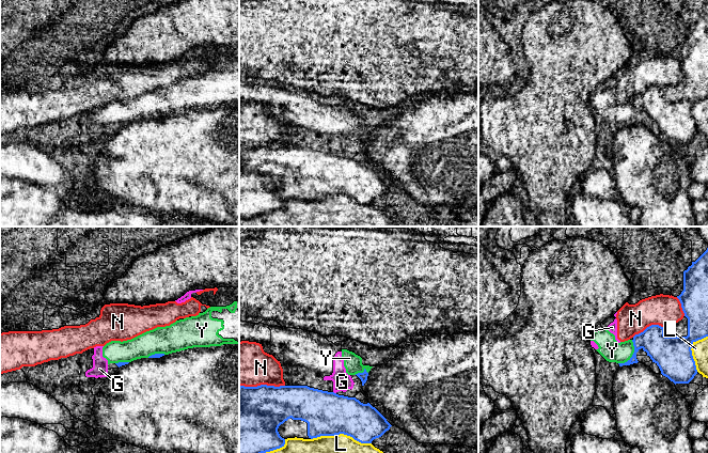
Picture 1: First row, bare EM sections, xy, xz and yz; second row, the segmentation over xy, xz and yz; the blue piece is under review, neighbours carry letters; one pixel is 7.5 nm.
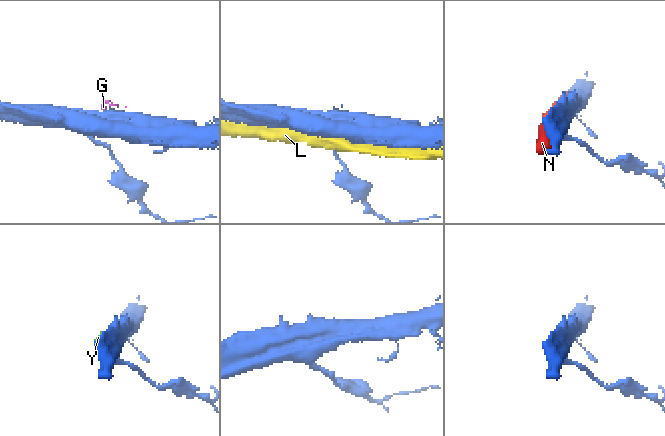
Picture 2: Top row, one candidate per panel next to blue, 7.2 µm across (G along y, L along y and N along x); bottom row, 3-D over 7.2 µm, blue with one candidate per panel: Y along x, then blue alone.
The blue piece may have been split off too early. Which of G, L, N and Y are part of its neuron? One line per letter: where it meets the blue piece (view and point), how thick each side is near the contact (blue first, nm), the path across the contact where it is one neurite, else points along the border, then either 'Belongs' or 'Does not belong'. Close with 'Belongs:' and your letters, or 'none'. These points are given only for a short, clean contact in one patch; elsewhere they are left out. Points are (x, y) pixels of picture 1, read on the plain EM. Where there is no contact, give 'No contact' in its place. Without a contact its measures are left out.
G: Touches blue at xz (333, 153). Thickness 340 nm (blue) against 140 nm. Boundary: xz (333, 152), (335, 154). Does not belong
L: Touches blue at xz (341, 193). Thickness 340 nm (blue) against 460 nm. Does not belong
N: Touches blue at xz (262, 145). Thickness 440 nm (blue) against 340 nm. Does not belong
Y: Touches blue at yz (632, 115). Thickness 220 nm (blue) against 160 nm. Does not belong
Belongs: none

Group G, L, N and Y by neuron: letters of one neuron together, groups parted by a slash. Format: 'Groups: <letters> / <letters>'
Groups: G N Y / L

